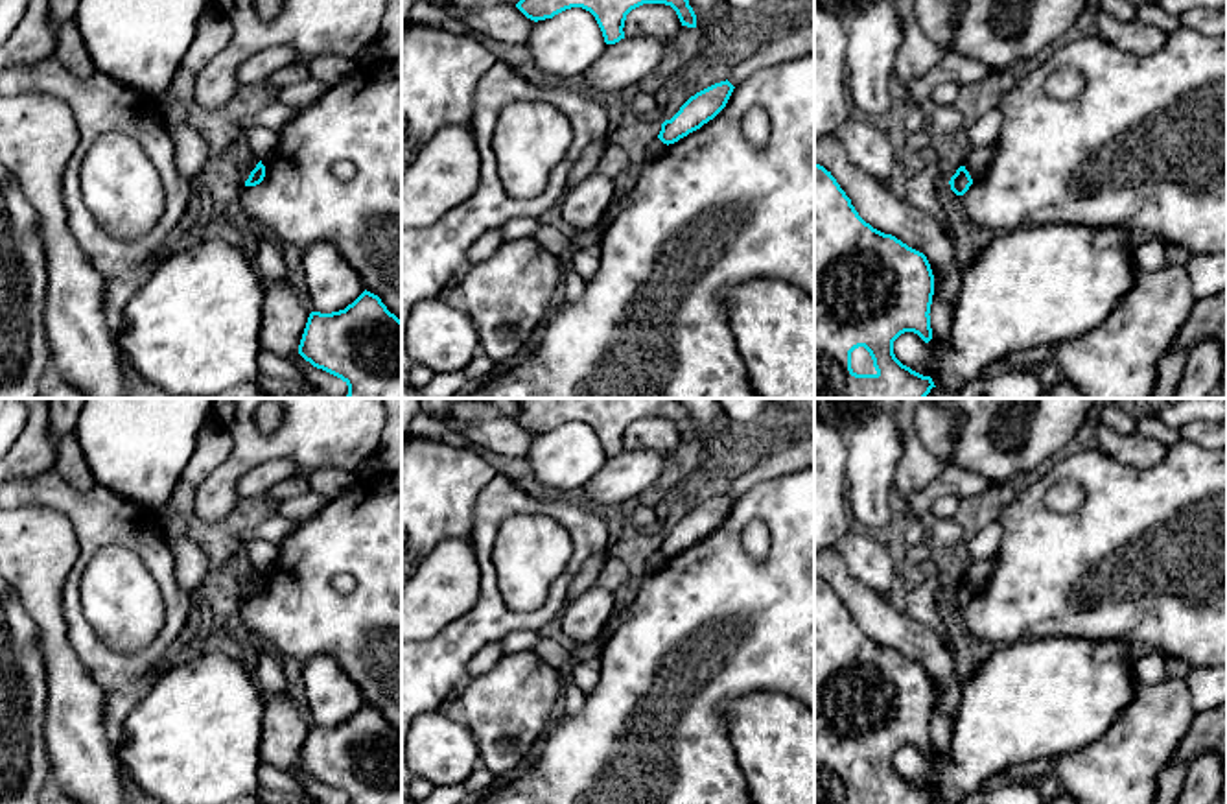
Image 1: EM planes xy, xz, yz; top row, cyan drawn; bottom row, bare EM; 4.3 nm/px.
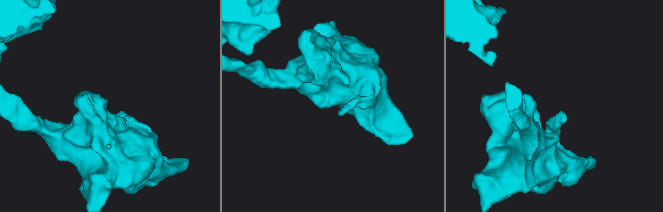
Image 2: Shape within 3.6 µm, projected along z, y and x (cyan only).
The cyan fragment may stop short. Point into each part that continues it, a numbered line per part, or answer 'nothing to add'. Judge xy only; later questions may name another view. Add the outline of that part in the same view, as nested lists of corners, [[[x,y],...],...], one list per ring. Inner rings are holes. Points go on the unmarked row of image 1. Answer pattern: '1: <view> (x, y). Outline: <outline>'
nothing to add

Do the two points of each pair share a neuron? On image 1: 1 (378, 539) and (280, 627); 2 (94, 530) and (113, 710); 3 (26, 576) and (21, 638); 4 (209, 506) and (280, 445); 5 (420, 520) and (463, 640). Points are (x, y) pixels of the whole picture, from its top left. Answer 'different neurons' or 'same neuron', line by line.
1: same neuron
2: same neuron
3: different neurons
4: same neuron
5: different neurons

